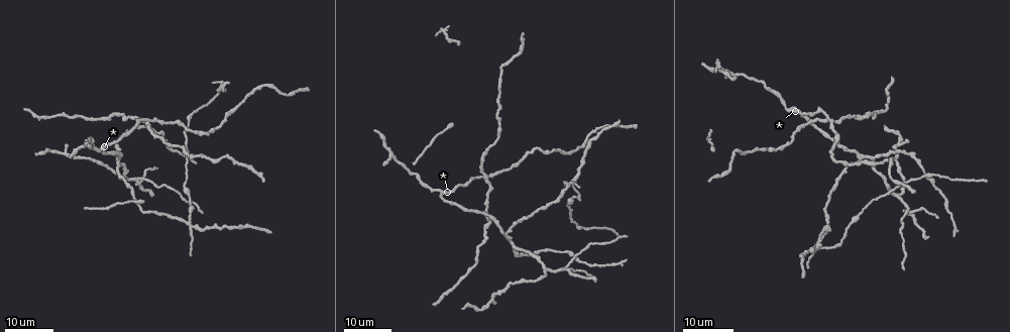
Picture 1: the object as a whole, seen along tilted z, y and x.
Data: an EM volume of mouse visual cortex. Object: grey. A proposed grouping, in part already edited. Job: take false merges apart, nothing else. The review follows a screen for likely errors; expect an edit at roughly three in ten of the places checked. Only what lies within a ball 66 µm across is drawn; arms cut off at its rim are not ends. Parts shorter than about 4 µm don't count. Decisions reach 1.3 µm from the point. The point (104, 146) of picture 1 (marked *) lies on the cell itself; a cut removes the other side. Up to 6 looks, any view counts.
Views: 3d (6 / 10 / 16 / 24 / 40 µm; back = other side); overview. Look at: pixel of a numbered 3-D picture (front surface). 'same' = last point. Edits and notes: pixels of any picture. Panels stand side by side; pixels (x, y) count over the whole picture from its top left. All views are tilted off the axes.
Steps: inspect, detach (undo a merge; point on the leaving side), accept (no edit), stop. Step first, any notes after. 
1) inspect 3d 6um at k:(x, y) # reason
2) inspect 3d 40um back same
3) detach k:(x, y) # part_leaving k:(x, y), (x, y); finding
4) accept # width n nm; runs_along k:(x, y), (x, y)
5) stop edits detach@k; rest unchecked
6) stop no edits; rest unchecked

inspect 3d 24um at 1:(391, 151) # three arms meet

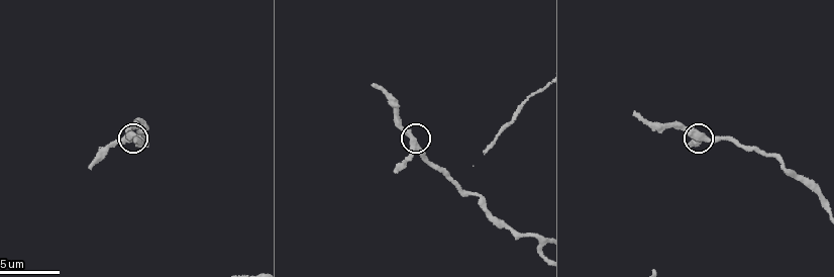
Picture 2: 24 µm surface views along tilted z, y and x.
inspect 3d 6um at 2:(700, 137)

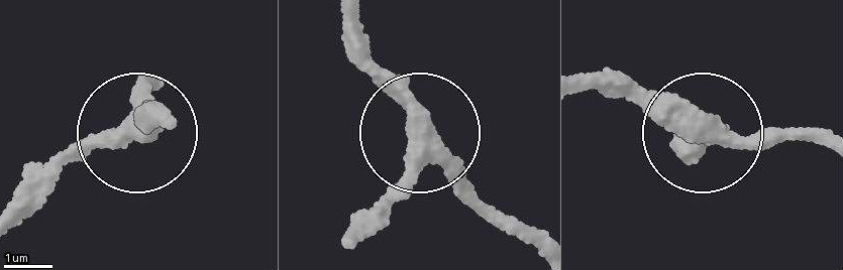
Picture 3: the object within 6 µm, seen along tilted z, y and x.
accept # arms 3; runs_along 3:(824, 146), (694, 130), (623, 79); all the same cell

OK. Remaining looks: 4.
inspect 3d 24um at 1:(874, 155) # three arms meet

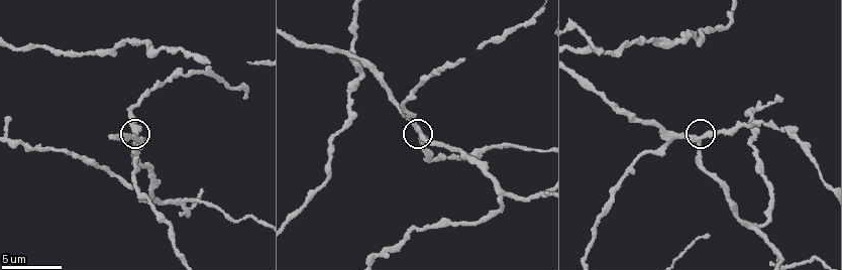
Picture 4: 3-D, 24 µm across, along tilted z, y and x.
inspect 3d 6um at 4:(700, 139) # closer look

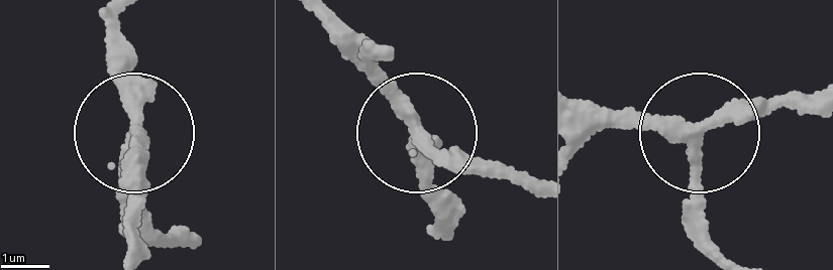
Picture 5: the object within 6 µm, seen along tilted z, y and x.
inspect 3d 6um back at 5:(416, 133)

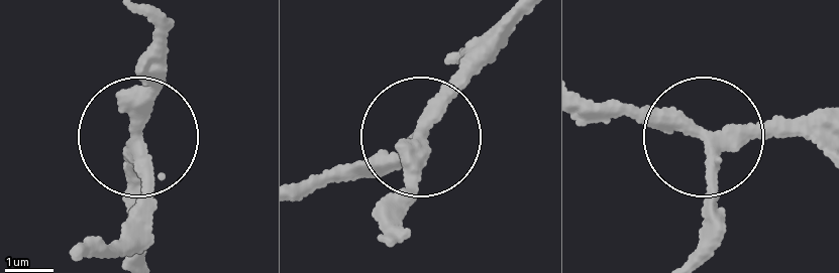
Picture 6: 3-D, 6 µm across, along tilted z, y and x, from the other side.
accept # width 270 nm; continuous, no second cell

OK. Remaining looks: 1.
inspect 3d 10um at 4:(183, 203) # looks like a crossing

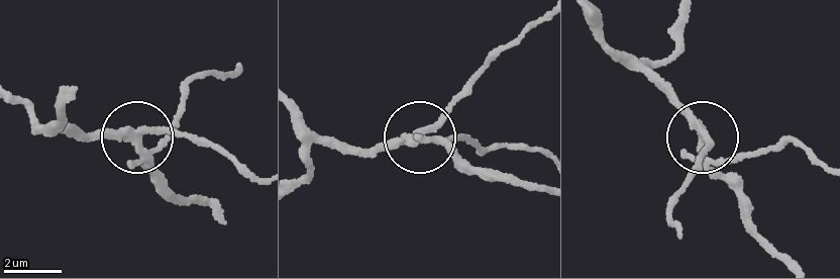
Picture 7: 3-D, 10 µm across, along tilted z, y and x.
detach 7:(466, 135) # arms 4; two cells meet here

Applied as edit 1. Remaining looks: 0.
stop edits detach@7; rest unchecked

